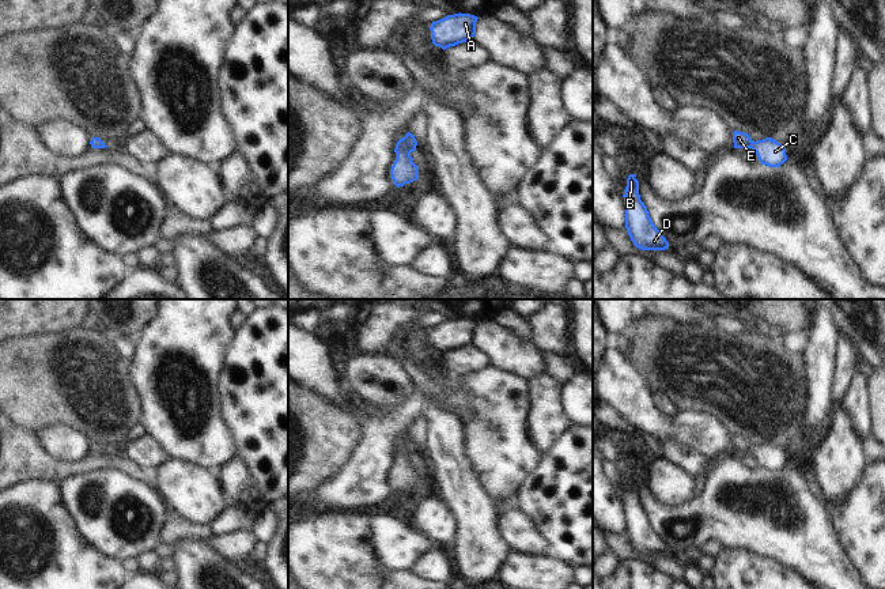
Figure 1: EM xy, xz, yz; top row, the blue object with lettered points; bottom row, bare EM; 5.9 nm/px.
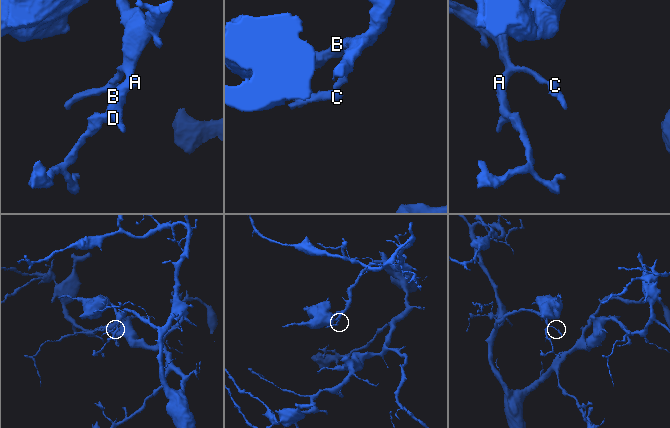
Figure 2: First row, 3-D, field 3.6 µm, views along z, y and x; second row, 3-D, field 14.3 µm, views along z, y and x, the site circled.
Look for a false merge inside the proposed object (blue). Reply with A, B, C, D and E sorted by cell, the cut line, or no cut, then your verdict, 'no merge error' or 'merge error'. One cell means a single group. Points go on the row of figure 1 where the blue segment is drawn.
A B C D E; no cut; no merge error

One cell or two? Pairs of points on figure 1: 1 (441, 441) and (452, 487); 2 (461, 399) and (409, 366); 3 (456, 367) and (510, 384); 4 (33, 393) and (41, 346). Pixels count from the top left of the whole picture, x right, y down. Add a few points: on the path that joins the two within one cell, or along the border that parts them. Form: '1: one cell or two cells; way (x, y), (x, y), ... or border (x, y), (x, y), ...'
1: one cell; way (446, 452), (452, 465), (452, 476)
2: one cell; way (447, 391), (431, 391), (420, 380)
3: two cells; border (491, 365), (460, 377)
4: one cell; way (41, 381), (41, 358)

